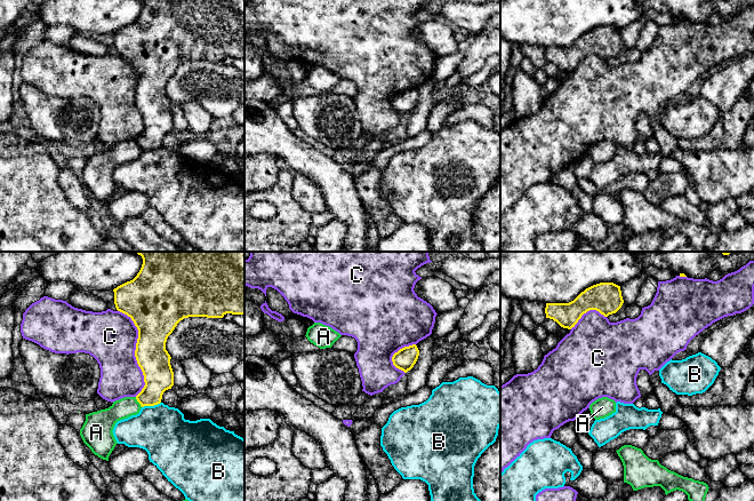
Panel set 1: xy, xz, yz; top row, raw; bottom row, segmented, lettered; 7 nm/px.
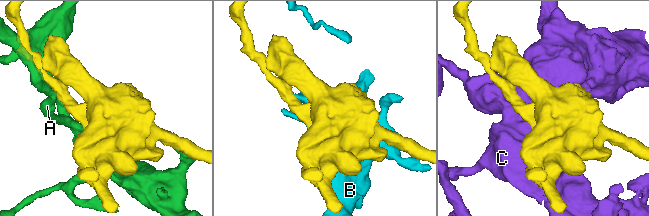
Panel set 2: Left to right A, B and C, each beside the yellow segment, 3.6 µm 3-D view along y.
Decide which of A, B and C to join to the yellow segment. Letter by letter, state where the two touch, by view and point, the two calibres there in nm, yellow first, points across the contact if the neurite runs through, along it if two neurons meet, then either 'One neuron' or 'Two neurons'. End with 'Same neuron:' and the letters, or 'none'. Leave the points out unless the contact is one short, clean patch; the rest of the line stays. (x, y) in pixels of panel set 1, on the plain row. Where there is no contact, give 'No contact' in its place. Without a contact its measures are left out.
A: Touches yellow at xy (137, 144). Thickness 200 nm (yellow) against 140 nm. Boundary: xy (135, 141), (142, 150). Two neurons
B: Touches yellow at xy (151, 149). Thickness 200 nm (yellow) against 360 nm. Boundary: xy (160, 145), (142, 151). Two neurons
C: Touches yellow at xy (135, 95). Thickness 260 nm (yellow) against 380 nm. Two neurons
Same neuron: none

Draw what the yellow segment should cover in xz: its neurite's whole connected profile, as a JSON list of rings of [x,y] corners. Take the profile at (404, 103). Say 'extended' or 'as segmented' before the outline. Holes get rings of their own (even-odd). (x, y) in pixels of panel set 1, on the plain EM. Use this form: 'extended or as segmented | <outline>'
as segmented | [[[416,88],[404,90],[395,96],[392,101],[393,109],[407,117],[416,108],[419,100],[419,94]]]

